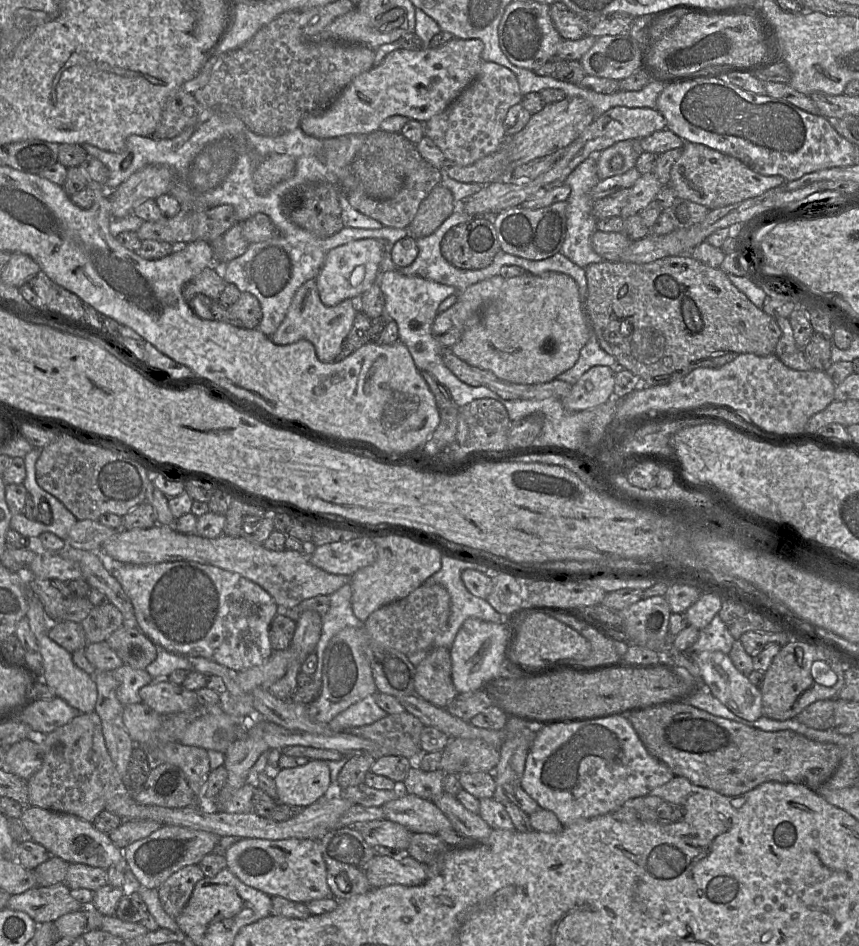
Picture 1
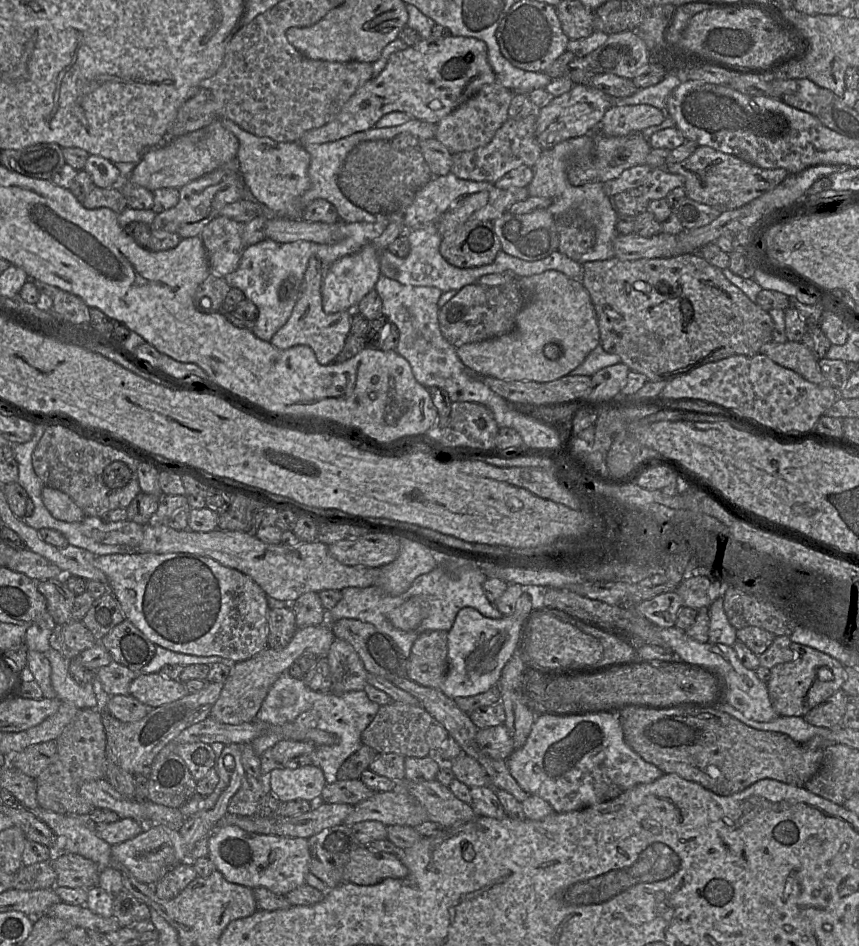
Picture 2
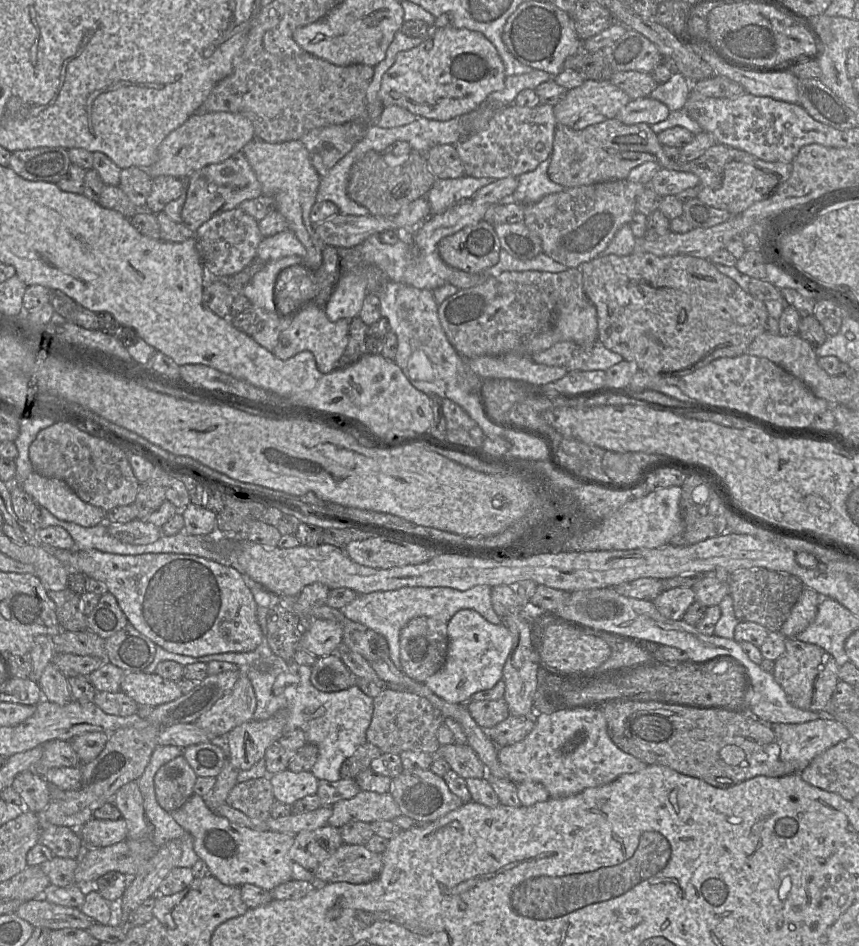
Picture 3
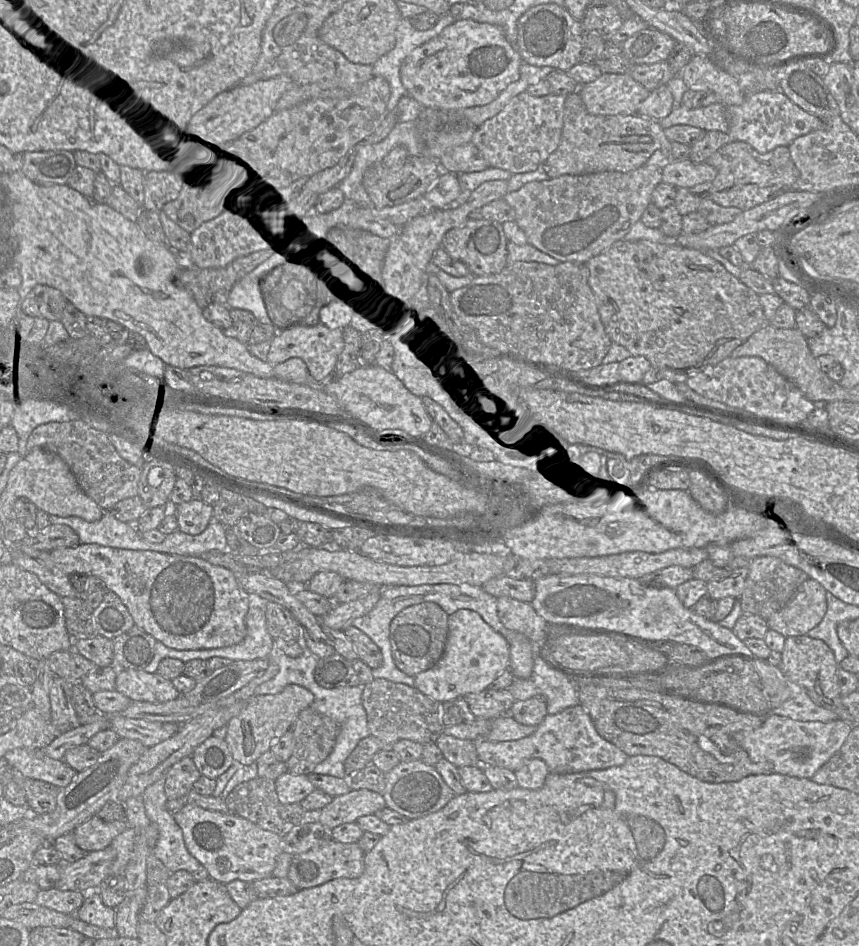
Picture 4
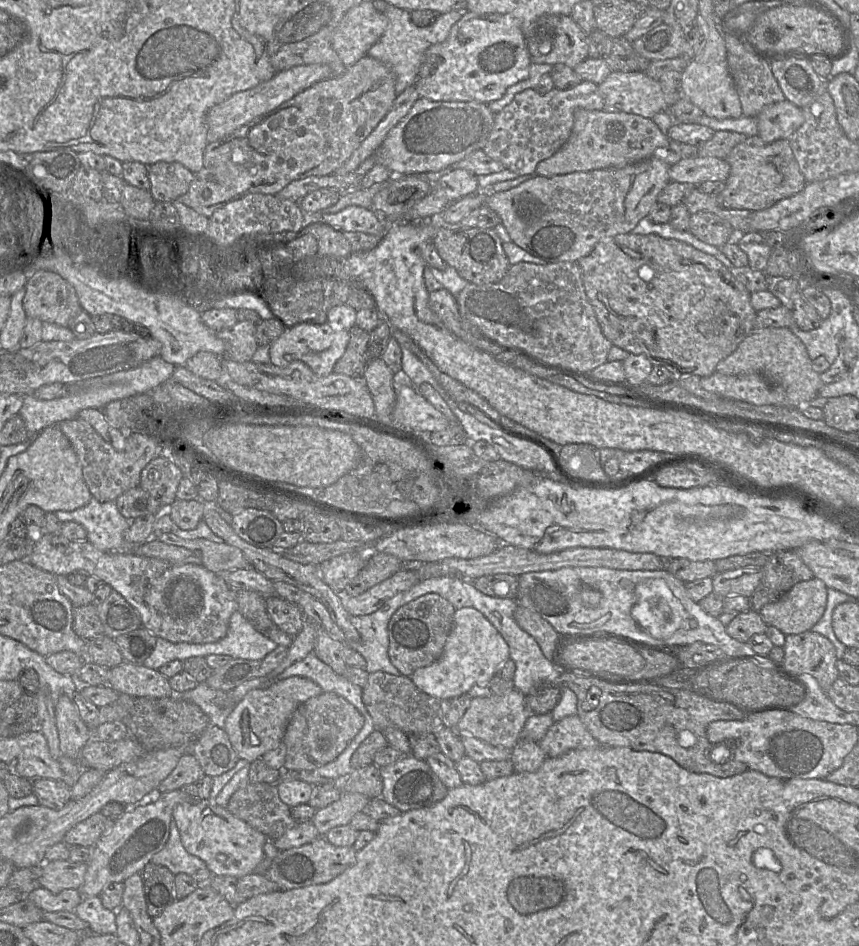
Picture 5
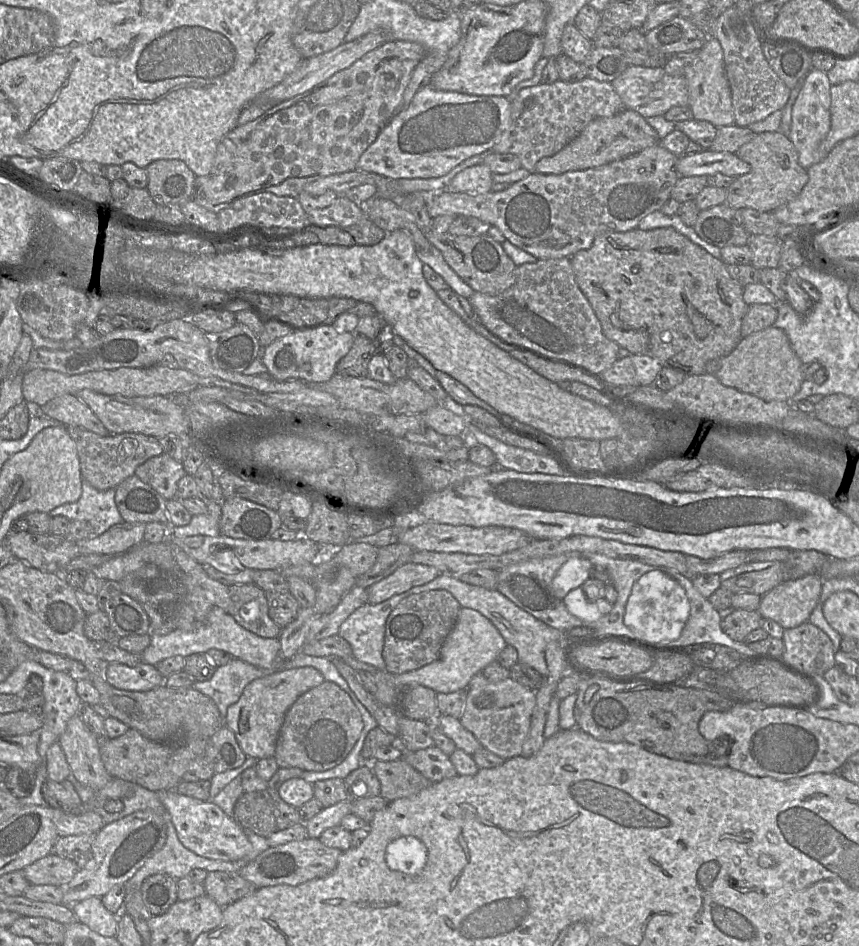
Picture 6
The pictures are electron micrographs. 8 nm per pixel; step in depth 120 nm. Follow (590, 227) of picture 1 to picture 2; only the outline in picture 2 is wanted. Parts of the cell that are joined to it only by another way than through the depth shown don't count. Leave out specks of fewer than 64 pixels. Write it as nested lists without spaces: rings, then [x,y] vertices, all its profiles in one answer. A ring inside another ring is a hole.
[[[585,134],[556,144],[554,147],[543,150],[537,162],[532,166],[533,179],[527,186],[530,197],[548,198],[552,201],[547,208],[554,216],[563,217],[567,212],[577,212],[595,229],[595,243],[593,247],[580,256],[578,263],[609,260],[615,257],[613,241],[617,237],[617,212],[612,206],[611,199],[603,191],[603,183],[589,182],[581,186],[569,183],[566,169],[567,160],[571,156],[590,156],[592,154],[594,134]]]

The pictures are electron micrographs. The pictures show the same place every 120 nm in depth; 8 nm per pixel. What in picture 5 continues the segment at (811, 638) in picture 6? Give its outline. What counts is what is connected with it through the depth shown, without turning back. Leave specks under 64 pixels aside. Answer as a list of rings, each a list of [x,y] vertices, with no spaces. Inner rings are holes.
[[[813,631],[786,635],[784,661],[778,667],[794,679],[800,675],[814,677],[827,692],[839,677],[836,649],[829,639]]]

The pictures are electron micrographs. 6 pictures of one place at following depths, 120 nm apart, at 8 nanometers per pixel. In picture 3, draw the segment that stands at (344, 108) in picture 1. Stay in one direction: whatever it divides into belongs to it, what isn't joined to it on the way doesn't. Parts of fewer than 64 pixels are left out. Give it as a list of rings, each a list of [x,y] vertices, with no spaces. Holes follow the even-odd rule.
[[[451,26],[434,29],[429,37],[420,45],[412,48],[411,50],[399,52],[393,65],[384,73],[382,77],[378,96],[384,107],[396,105],[408,110],[416,117],[423,117],[437,121],[446,121],[455,117],[460,117],[461,115],[475,110],[481,103],[483,103],[487,99],[490,93],[502,90],[504,88],[505,78],[505,68],[496,48],[482,33],[464,28],[459,29]]]

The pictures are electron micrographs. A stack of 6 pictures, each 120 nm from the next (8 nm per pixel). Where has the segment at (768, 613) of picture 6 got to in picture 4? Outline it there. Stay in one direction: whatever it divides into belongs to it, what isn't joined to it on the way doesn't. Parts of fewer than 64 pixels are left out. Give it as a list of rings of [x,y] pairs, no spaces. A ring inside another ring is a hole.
[[[808,578],[791,600],[766,622],[769,630],[784,637],[806,635],[824,618],[827,591],[817,581]]]

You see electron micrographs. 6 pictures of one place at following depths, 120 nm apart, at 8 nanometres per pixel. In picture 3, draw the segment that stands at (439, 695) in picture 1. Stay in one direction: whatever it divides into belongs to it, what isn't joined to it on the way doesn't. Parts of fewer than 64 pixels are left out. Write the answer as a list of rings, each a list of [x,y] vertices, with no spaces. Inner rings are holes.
[[[431,617],[413,618],[400,632],[401,670],[416,682],[425,681],[442,669],[447,655],[447,623]]]

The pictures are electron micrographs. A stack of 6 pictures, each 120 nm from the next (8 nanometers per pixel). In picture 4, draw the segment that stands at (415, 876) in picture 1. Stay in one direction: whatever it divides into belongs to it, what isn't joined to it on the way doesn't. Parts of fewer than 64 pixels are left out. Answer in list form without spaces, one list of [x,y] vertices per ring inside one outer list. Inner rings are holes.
[[[329,840],[307,852],[293,855],[287,878],[299,889],[312,888],[337,878],[357,878],[364,871],[365,852],[357,842]]]

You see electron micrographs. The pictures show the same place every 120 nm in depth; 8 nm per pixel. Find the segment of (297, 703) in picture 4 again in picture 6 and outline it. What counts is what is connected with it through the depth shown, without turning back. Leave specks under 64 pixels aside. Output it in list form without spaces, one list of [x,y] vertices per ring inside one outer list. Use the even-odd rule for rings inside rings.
[[[313,667],[276,671],[255,679],[245,687],[240,699],[229,706],[225,725],[233,731],[241,749],[248,757],[258,760],[272,757],[288,709],[298,697],[324,681],[321,672]]]

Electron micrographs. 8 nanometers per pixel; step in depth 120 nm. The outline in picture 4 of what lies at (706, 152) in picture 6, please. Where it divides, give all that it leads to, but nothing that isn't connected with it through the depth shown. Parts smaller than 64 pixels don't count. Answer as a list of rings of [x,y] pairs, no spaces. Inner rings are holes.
[[[690,159],[674,160],[661,169],[662,182],[676,188],[691,188],[715,179],[717,170],[706,162],[694,163]]]

